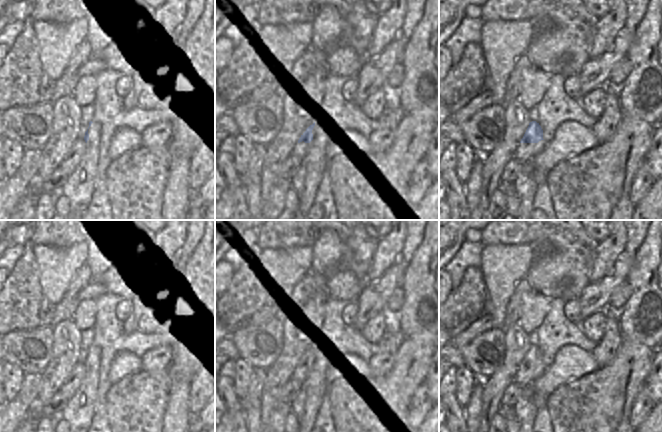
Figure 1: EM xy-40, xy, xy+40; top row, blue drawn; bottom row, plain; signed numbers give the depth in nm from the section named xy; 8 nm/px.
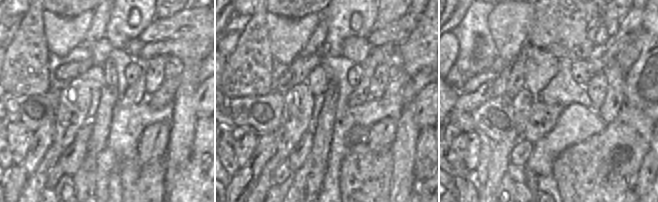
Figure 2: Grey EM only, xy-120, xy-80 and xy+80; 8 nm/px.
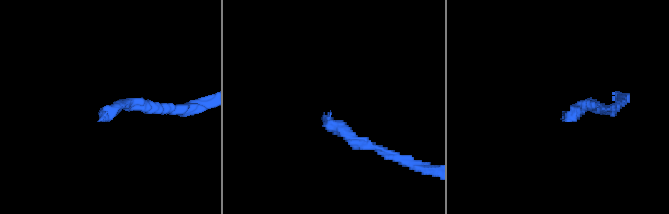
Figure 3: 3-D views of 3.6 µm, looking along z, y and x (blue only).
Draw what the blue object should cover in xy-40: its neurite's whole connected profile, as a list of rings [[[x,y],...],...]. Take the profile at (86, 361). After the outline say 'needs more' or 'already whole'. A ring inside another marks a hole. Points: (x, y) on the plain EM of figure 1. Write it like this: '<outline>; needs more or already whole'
[[[92,329],[88,331],[81,331],[81,352],[79,354],[79,361],[74,366],[71,374],[61,387],[61,390],[68,399],[75,395],[81,382],[85,378],[85,374],[87,372],[87,365],[89,364],[88,353],[93,347],[91,345],[92,340]]]; needs more

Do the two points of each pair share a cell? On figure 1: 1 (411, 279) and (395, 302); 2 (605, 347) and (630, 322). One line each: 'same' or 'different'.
1: different
2: different

